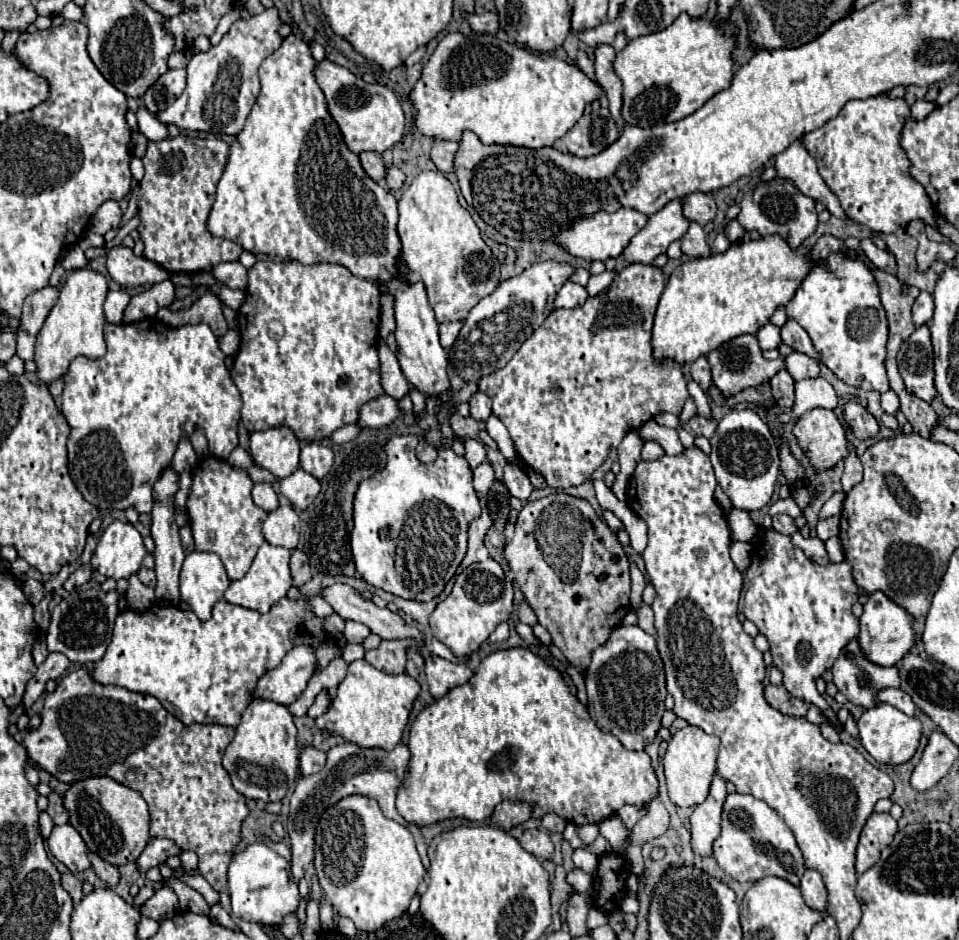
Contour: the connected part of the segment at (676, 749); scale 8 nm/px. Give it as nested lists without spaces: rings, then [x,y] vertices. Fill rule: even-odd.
[[[687,725],[679,729],[667,743],[665,755],[663,755],[663,769],[667,777],[669,787],[669,799],[679,807],[695,807],[705,801],[711,777],[715,773],[715,759],[719,751],[719,739],[715,735],[705,733],[699,727]]]

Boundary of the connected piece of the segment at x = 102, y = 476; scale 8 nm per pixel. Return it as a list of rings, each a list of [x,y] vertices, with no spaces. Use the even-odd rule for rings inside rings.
[[[155,317],[135,323],[107,323],[105,343],[105,357],[89,359],[79,355],[65,373],[63,415],[71,427],[67,441],[69,473],[81,495],[99,509],[125,511],[135,507],[139,513],[151,513],[155,505],[153,485],[169,467],[183,435],[189,439],[197,429],[203,431],[211,453],[219,459],[227,459],[239,445],[239,391],[229,377],[217,337],[203,323],[171,327]]]

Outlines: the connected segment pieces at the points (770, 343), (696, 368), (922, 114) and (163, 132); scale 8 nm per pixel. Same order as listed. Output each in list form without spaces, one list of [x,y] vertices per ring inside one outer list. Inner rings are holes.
[[[767,323],[767,325],[757,333],[757,339],[759,339],[759,347],[761,347],[761,349],[777,349],[779,343],[781,343],[779,327]]]
[[[699,357],[697,361],[693,361],[689,365],[689,371],[691,371],[691,377],[701,385],[701,389],[709,391],[709,387],[713,385],[713,377],[711,377],[711,367],[709,367],[707,359]]]
[[[917,99],[915,103],[913,103],[913,107],[911,107],[911,117],[913,119],[925,119],[933,109],[935,109],[937,105],[935,103],[931,103],[931,101],[927,101],[927,99]]]
[[[141,107],[141,109],[137,111],[137,121],[139,121],[141,133],[143,133],[149,141],[157,143],[157,141],[163,141],[163,139],[167,137],[167,127],[165,127],[163,123],[159,123],[153,115],[149,115],[149,113],[145,111],[145,107]]]

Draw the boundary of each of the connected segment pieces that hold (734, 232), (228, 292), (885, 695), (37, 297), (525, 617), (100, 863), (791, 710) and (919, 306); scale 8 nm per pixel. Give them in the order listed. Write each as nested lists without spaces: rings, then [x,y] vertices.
[[[733,219],[733,221],[729,221],[729,225],[725,227],[725,233],[727,233],[727,237],[729,237],[731,243],[739,243],[739,241],[743,239],[745,229],[743,229],[743,225],[741,225],[737,219]]]
[[[222,286],[219,292],[219,298],[222,299],[224,305],[231,309],[239,309],[241,301],[245,299],[246,293],[240,289],[230,289],[227,286]]]
[[[893,687],[879,689],[879,691],[875,693],[875,697],[877,697],[879,701],[883,701],[883,703],[889,703],[889,705],[901,709],[901,711],[907,713],[907,715],[915,715],[915,711],[917,711],[917,707],[915,707],[915,703],[911,701],[911,697],[909,697],[907,693],[903,693],[901,689],[893,689]]]
[[[45,287],[41,291],[31,293],[23,303],[19,329],[23,329],[29,335],[37,335],[49,315],[49,311],[53,309],[57,297],[59,297],[59,291],[55,287]]]
[[[523,601],[523,603],[519,605],[519,621],[521,621],[521,623],[527,623],[527,625],[533,625],[533,623],[537,621],[537,617],[535,617],[535,613],[533,613],[533,609],[529,607],[527,601]]]
[[[89,853],[89,859],[91,859],[91,865],[93,865],[99,879],[103,879],[111,887],[115,887],[119,883],[119,871],[117,871],[115,865],[103,861],[97,853]]]
[[[771,683],[765,685],[765,699],[777,711],[781,711],[785,715],[793,715],[793,717],[803,717],[807,713],[807,709],[811,707],[809,703],[805,703],[797,697],[791,697],[783,685],[771,685]]]
[[[921,291],[913,305],[913,323],[915,323],[915,327],[921,327],[931,317],[933,317],[933,297],[927,291]]]

